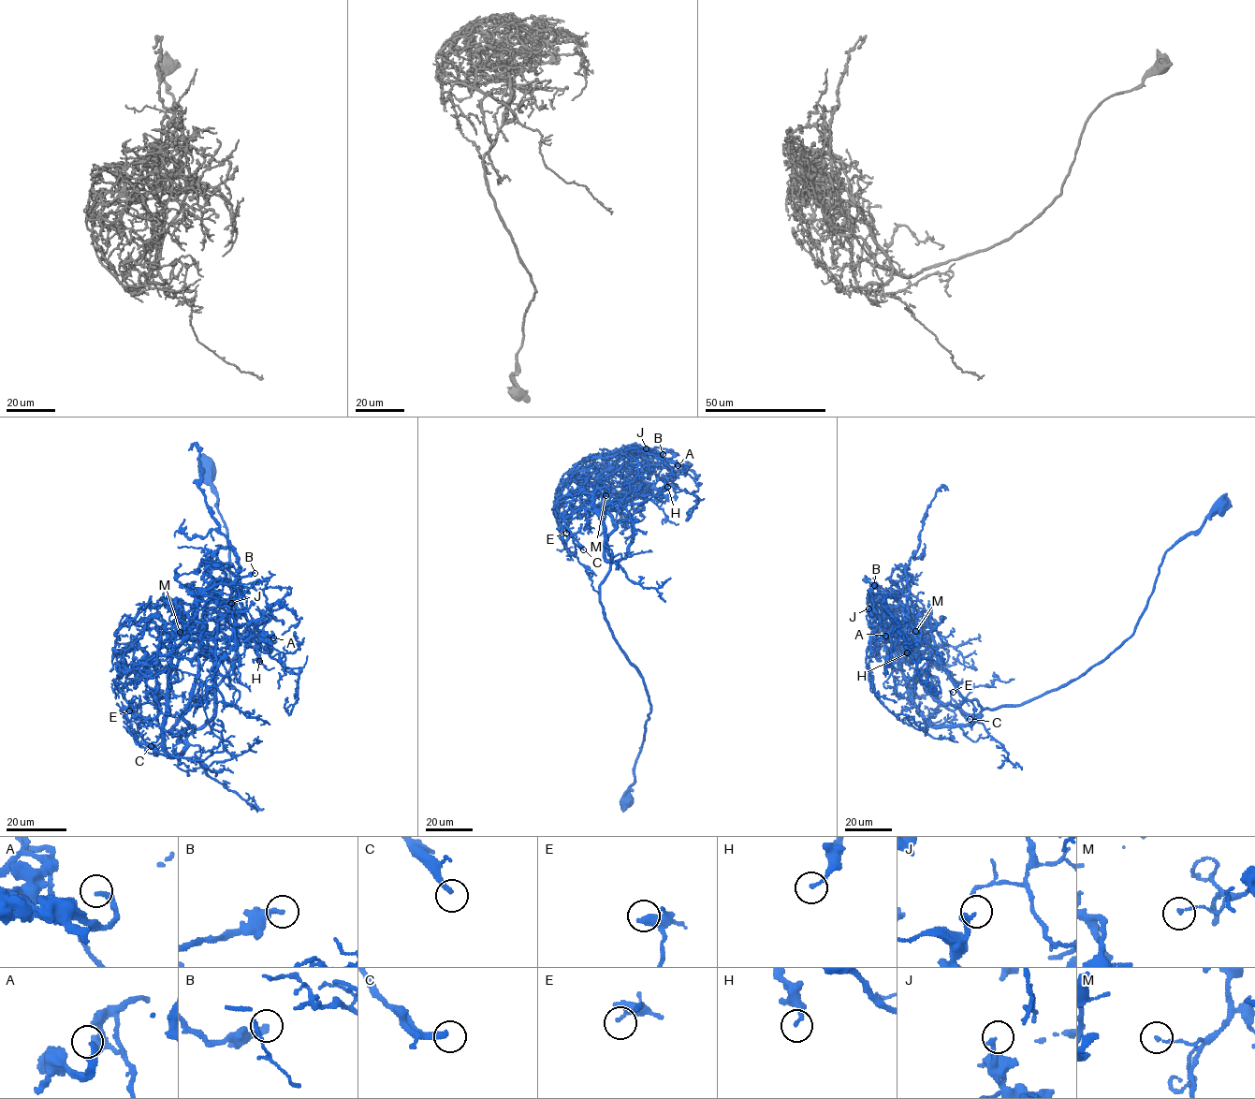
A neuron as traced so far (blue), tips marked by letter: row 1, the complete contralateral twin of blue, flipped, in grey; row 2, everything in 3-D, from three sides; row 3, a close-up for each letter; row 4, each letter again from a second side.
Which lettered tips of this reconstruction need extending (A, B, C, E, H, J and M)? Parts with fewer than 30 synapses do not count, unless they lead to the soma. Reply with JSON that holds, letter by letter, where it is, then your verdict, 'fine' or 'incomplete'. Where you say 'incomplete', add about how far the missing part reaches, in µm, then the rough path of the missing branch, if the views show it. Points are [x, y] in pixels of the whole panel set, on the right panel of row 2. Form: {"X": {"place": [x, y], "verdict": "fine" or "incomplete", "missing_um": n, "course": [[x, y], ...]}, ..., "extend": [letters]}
{"A": {"place": [885, 636], "verdict": "fine"}, "B": {"place": [874, 585], "verdict": "fine"}, "C": {"place": [970, 719], "verdict": "incomplete", "missing_um": 45, "course": [[970, 719], [999, 721], [1007, 715], [1015, 700], [1039, 694]]}, "E": {"place": [953, 692], "verdict": "fine"}, "H": {"place": [907, 652], "verdict": "fine"}, "J": {"place": [868, 608], "verdict": "fine"}, "M": {"place": [915, 631], "verdict": "fine"}, "extend": ["C"]}

